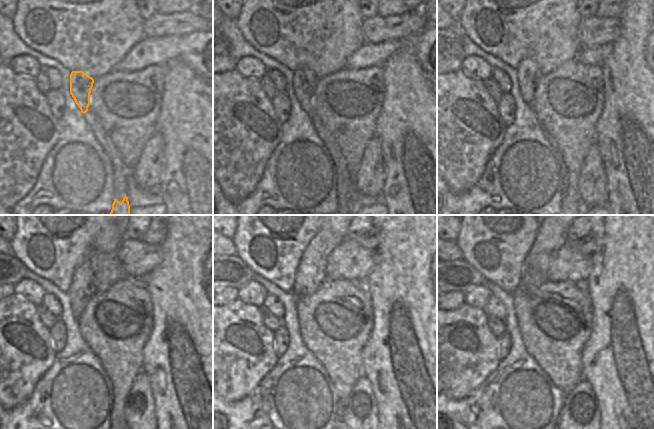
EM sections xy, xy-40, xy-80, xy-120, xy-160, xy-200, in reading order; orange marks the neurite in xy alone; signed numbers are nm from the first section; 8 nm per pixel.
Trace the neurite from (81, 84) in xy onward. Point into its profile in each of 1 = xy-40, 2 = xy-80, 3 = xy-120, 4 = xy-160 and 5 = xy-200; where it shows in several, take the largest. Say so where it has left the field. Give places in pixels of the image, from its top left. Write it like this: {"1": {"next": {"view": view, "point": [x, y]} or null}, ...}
{"1": {"next": {"view": "xy-40", "point": [304, 81]}}, "2": {"next": {"view": "xy-80", "point": [529, 75]}}, "3": {"next": {"view": "xy-120", "point": [83, 288]}}, "4": {"next": {"view": "xy-160", "point": [311, 273]}}, "5": {"next": {"view": "xy-200", "point": [551, 235]}}}

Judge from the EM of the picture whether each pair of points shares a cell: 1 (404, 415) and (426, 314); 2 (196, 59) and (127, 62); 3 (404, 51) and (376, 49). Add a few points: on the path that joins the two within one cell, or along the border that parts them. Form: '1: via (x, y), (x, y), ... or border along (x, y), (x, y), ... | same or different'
1: via (418, 390), (419, 339) | same
2: via (179, 52), (146, 52), (144, 54) | same
3: border along (400, 39), (400, 46), (381, 64) | different

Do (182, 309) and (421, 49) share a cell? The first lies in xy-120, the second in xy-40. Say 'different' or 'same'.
different

